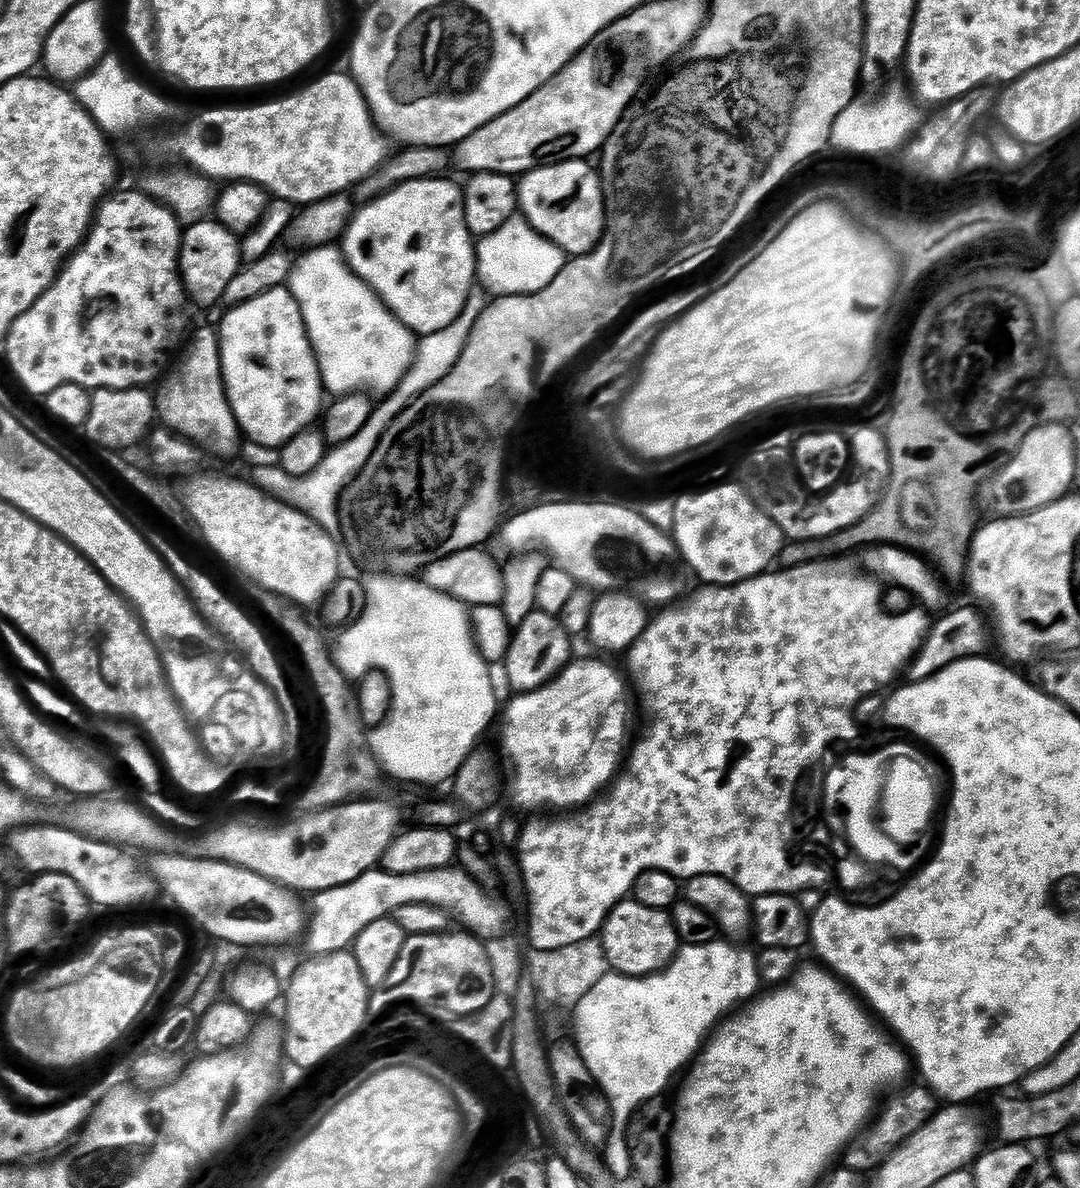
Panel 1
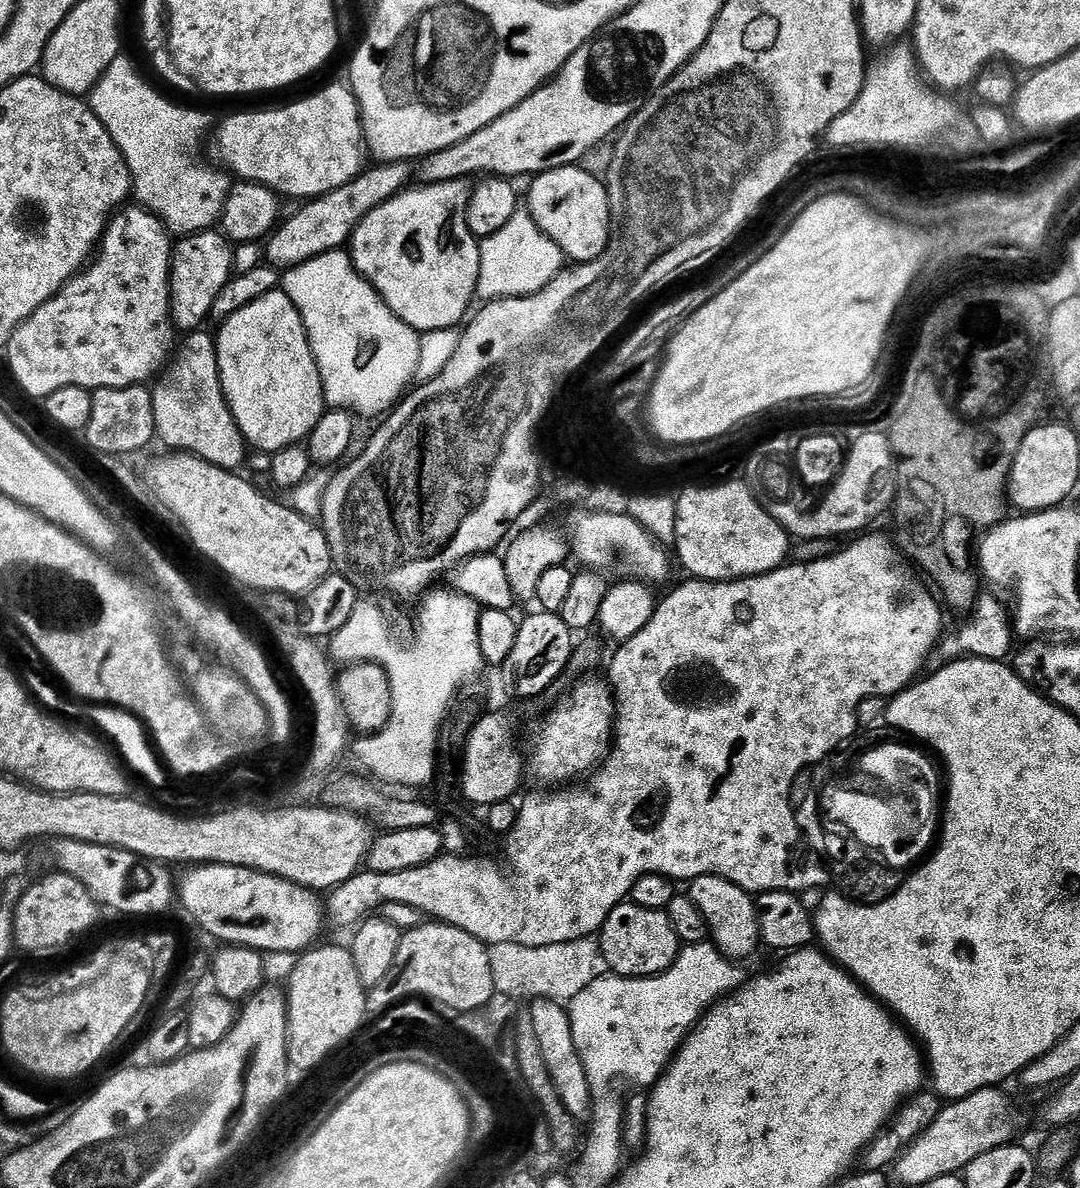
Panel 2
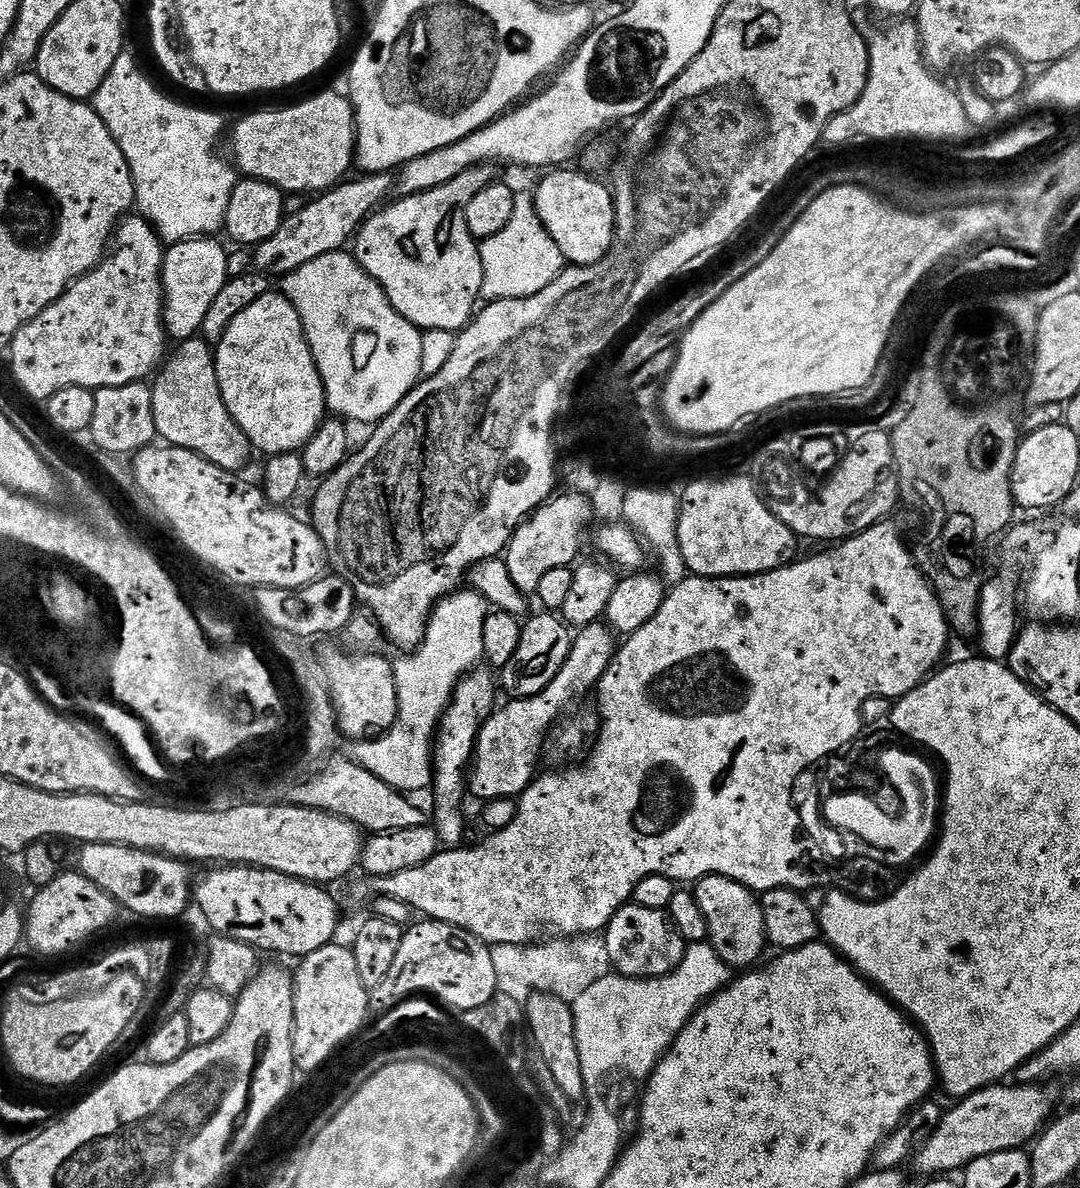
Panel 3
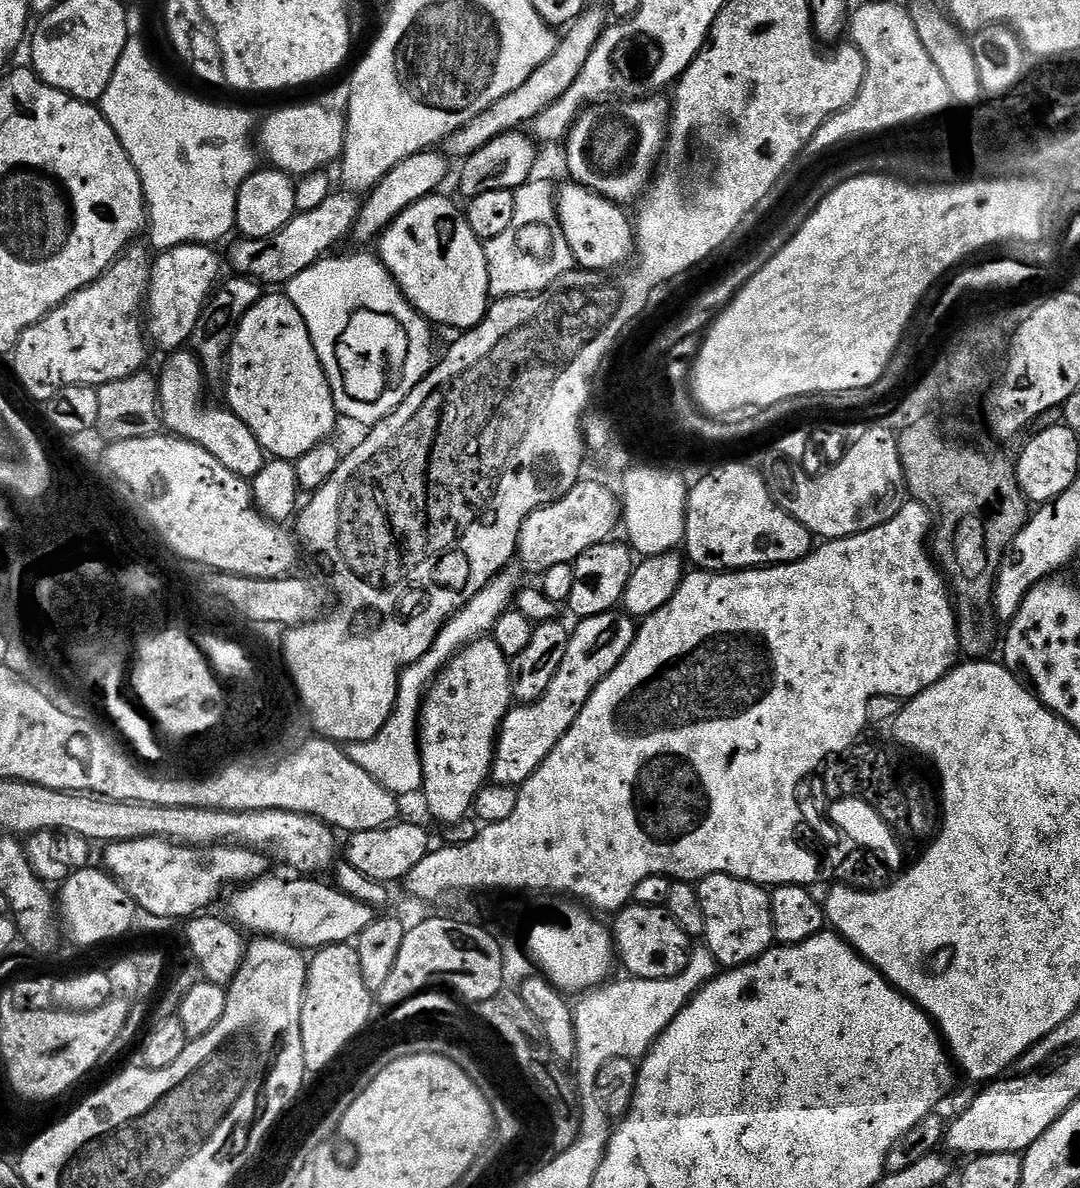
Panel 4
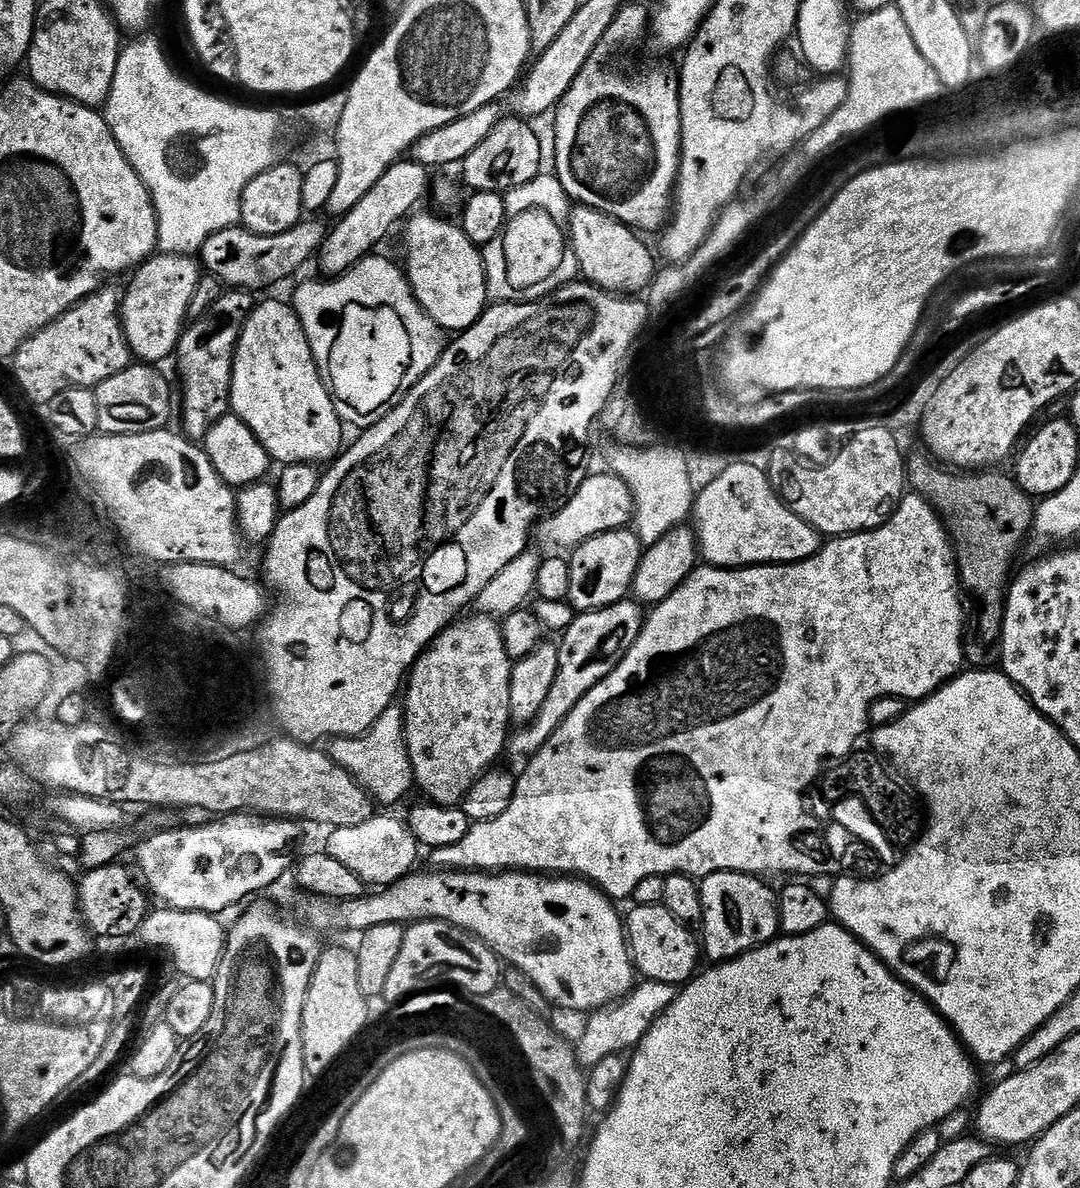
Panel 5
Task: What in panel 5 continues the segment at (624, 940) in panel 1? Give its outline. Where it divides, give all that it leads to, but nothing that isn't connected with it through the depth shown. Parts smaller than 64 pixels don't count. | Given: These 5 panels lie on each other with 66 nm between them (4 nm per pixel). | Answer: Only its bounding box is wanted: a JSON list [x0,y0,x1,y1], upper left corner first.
[626,904,702,986]

